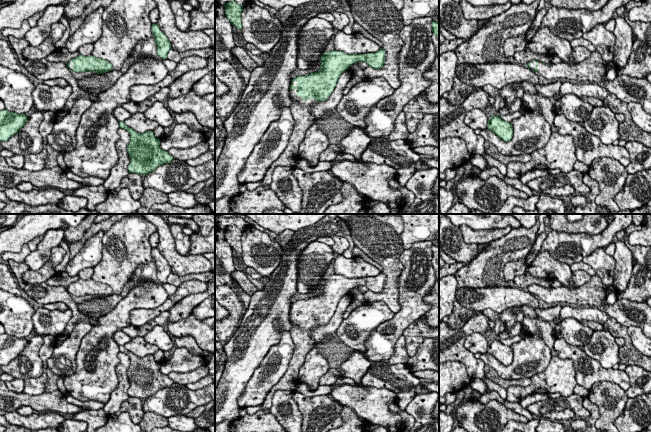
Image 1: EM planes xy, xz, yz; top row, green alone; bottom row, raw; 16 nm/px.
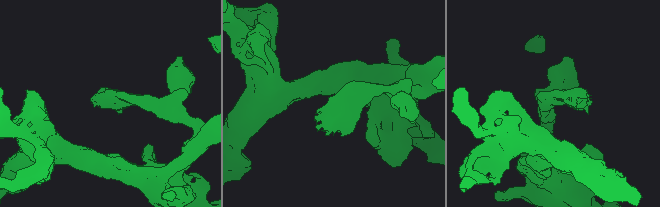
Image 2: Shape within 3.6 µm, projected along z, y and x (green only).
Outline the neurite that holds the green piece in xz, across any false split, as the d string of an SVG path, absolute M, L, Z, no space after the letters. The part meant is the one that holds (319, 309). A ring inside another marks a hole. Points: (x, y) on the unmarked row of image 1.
M385 274L366 278L347 278L342 275L329 275L321 280L321 292L318 296L292 303L289 321L290 334L294 342L294 352L288 369L280 381L274 385L261 405L262 409L270 409L272 398L277 390L295 391L299 383L298 376L308 352L315 341L310 332L314 326L326 325L333 316L339 300L356 286L365 286L374 293L381 293L385 285Z

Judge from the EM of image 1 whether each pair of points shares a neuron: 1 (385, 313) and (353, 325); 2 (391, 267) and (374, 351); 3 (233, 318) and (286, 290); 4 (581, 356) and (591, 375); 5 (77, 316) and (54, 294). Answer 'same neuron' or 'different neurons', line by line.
1: same neuron
2: different neurons
3: different neurons
4: same neuron
5: same neuron

